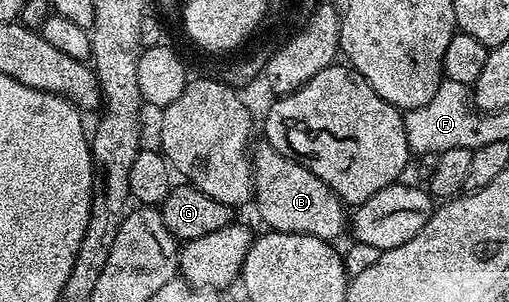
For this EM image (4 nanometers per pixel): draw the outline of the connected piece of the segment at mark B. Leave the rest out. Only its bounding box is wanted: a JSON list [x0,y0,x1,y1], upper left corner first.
[251,141,348,242]

